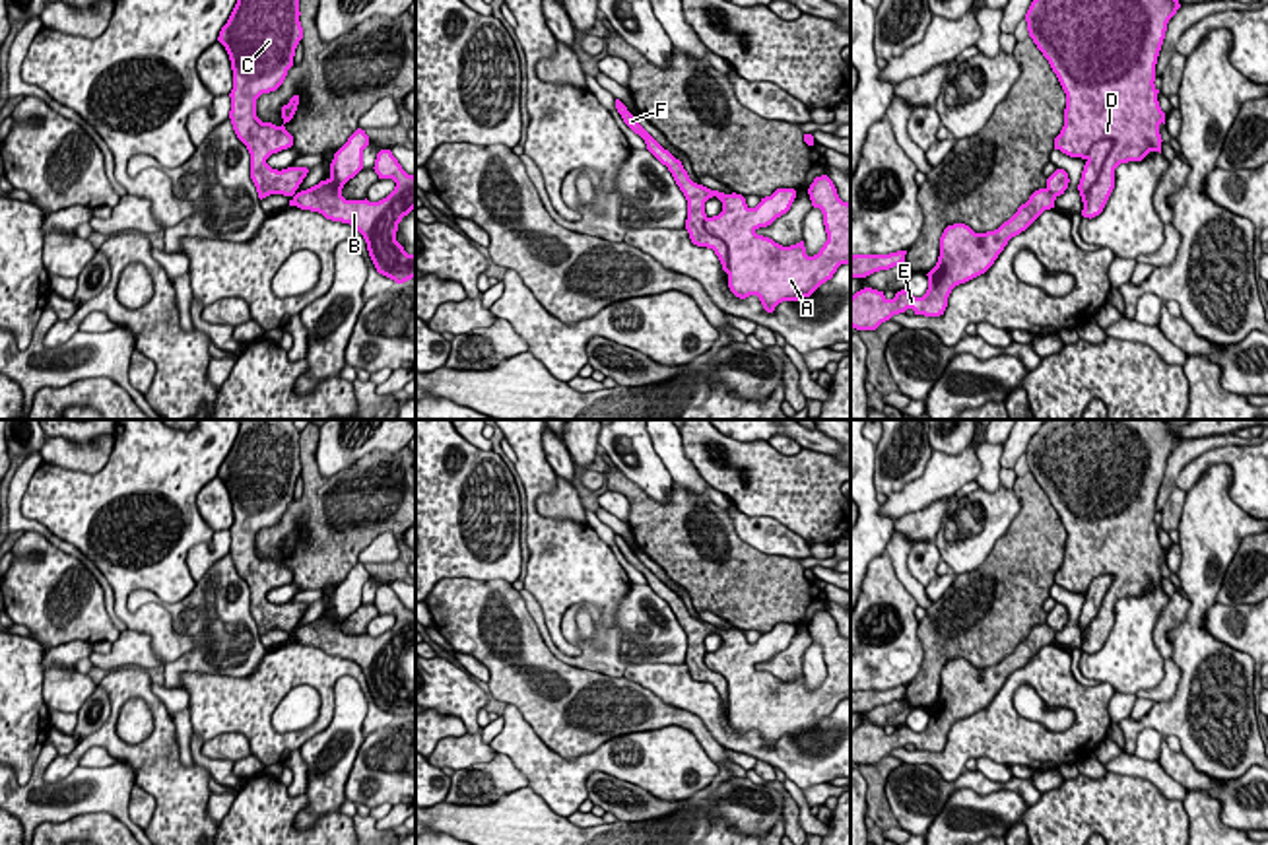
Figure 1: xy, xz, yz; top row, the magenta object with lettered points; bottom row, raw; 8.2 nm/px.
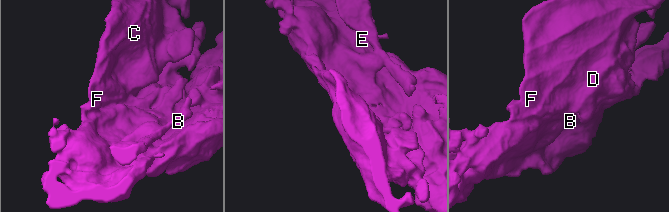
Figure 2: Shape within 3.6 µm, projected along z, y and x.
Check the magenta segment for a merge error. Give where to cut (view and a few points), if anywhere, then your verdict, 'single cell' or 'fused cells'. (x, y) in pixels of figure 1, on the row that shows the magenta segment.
no cut; single cell

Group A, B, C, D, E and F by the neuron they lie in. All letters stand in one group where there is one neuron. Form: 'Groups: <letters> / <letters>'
Groups: A B C D E F

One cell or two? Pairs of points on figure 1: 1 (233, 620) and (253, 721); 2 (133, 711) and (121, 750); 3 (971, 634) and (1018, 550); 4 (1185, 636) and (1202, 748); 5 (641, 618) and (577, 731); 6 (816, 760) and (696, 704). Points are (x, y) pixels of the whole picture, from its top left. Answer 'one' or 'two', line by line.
1: two
2: two
3: one
4: one
5: two
6: one

